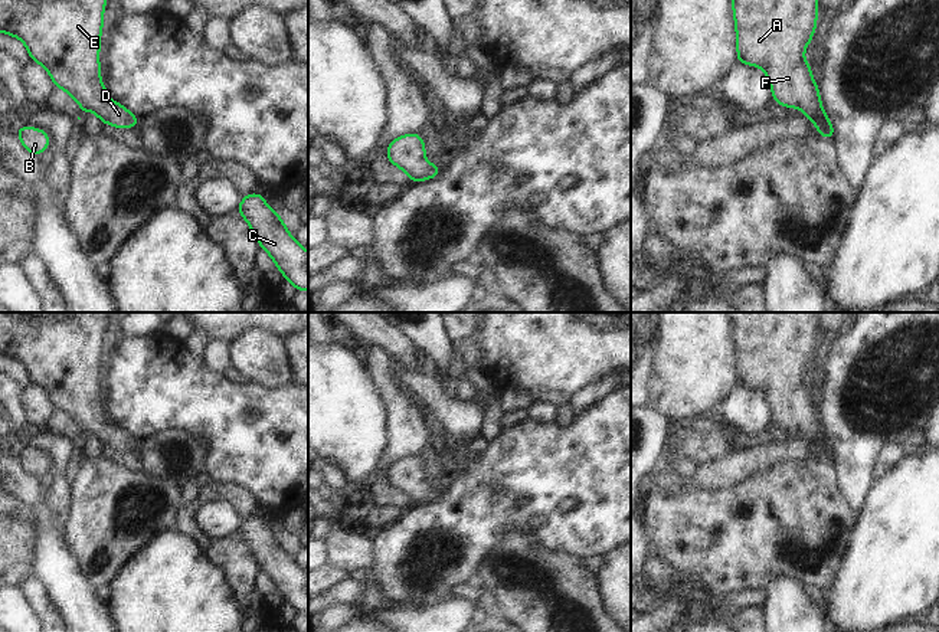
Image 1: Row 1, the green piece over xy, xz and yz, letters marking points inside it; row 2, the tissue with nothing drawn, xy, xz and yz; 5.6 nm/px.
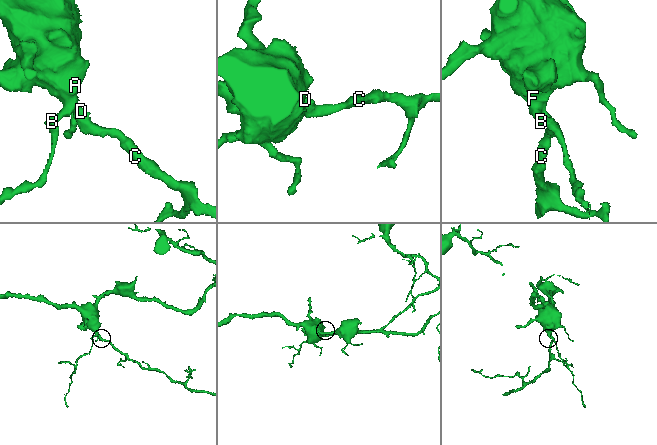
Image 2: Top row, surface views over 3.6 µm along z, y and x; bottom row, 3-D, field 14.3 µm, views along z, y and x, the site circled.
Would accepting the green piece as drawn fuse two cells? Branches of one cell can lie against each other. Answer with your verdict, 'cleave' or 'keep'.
keep

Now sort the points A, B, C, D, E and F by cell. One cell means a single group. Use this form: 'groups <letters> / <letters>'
groups A B C D E F

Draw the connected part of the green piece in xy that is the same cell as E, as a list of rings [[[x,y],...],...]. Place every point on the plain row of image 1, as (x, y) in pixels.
[[[0,312],[0,354],[17,358],[30,374],[30,383],[43,387],[56,410],[63,410],[81,428],[81,436],[94,433],[102,446],[117,451],[140,448],[125,429],[108,422],[108,413],[99,399],[99,364],[104,348],[102,337],[108,312]]]

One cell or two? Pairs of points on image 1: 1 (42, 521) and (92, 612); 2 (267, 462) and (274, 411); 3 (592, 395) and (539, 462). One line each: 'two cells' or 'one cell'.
1: one cell
2: one cell
3: two cells

